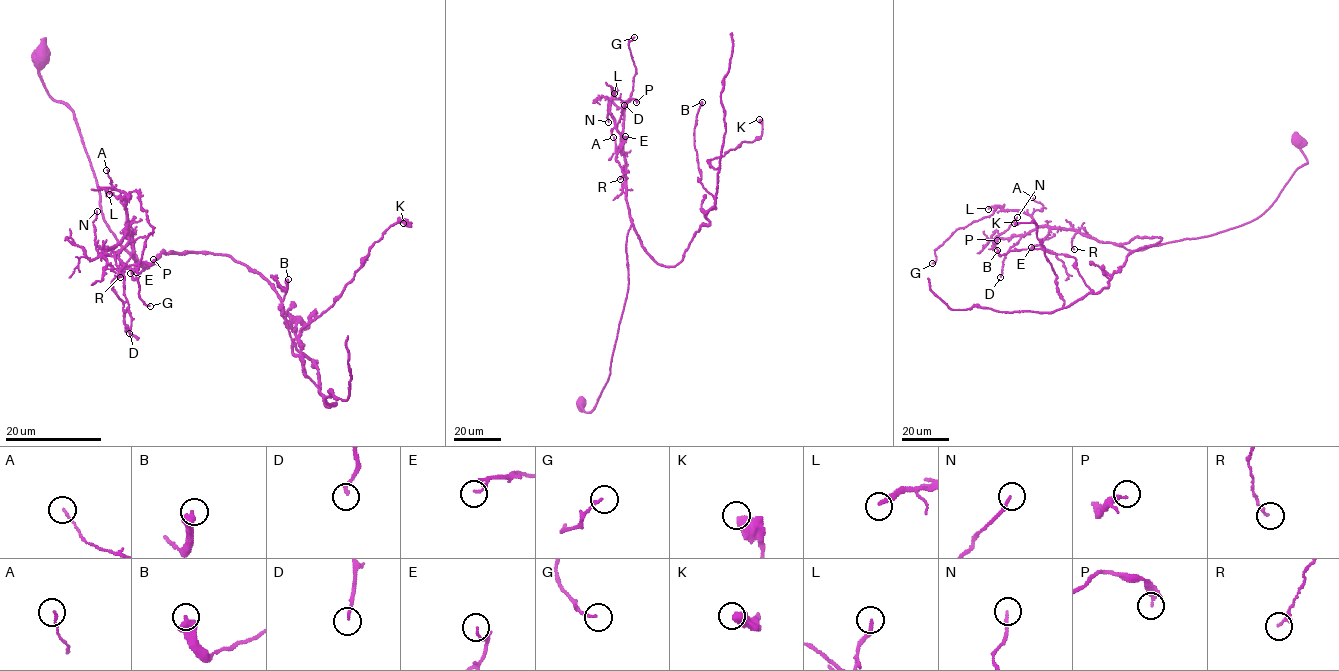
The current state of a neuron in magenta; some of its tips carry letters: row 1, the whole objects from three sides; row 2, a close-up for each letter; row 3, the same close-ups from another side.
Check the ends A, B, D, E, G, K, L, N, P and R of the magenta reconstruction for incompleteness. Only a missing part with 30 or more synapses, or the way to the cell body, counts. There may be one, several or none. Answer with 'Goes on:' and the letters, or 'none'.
Goes on: none

